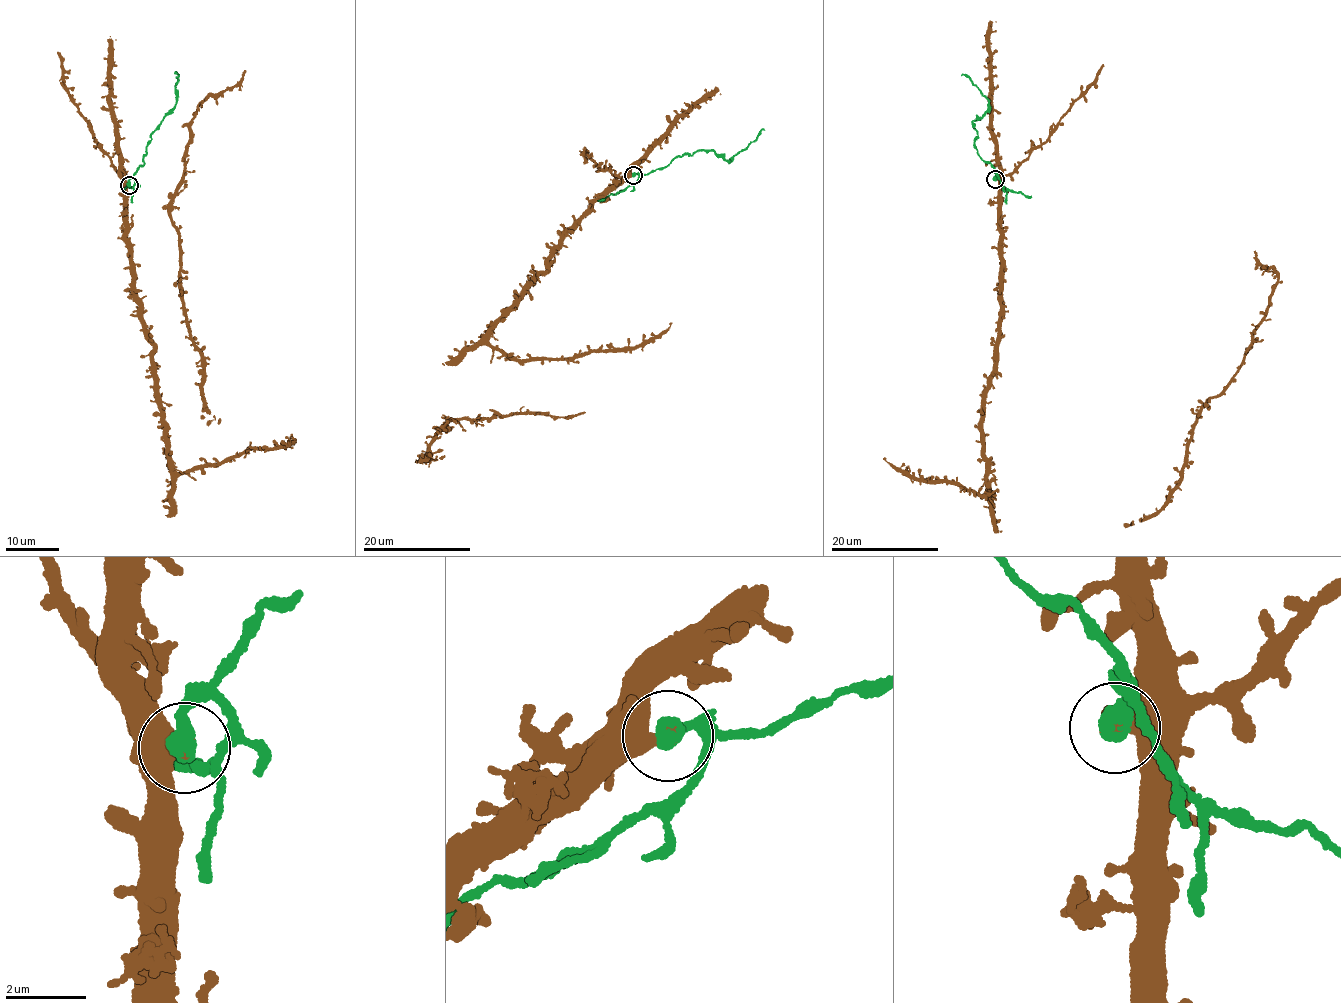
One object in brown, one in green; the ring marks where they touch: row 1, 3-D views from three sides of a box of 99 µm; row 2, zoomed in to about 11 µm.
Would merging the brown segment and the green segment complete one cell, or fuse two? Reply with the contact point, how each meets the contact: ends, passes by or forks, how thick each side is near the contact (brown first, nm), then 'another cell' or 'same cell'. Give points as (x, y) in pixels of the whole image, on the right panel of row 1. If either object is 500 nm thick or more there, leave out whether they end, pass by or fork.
at (995, 179); 440 nm thick on the brown side, 500 nm on the other; another cell

